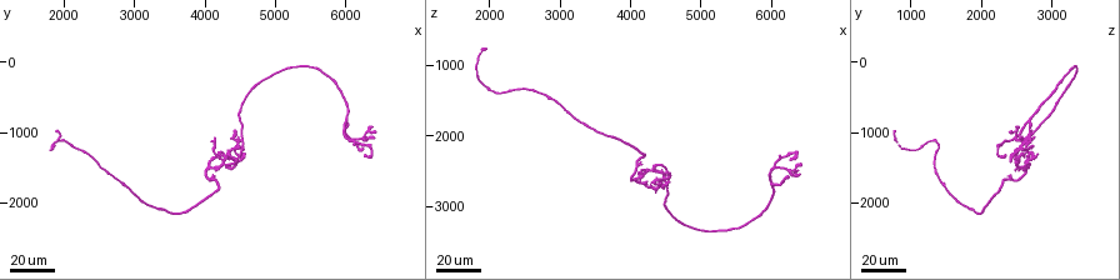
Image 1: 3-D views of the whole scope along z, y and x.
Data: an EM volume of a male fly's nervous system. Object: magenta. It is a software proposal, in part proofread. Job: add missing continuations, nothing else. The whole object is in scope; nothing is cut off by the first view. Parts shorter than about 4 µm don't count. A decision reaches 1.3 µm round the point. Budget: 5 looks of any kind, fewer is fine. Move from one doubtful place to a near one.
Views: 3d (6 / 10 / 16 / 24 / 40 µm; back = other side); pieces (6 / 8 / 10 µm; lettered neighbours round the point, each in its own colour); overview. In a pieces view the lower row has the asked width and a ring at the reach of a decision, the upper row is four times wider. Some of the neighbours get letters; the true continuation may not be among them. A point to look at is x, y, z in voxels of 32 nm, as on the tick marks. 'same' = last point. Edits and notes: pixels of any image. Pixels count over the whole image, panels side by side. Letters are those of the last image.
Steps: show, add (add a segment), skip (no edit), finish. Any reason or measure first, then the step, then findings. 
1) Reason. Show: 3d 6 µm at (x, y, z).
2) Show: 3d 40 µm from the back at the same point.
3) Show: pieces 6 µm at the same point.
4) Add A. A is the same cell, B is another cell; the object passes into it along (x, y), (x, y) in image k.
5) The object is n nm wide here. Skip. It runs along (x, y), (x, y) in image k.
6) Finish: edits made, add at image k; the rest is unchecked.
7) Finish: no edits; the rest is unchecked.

Tapers out. Show: 3d 24 µm at (4550, 1200, 2650).

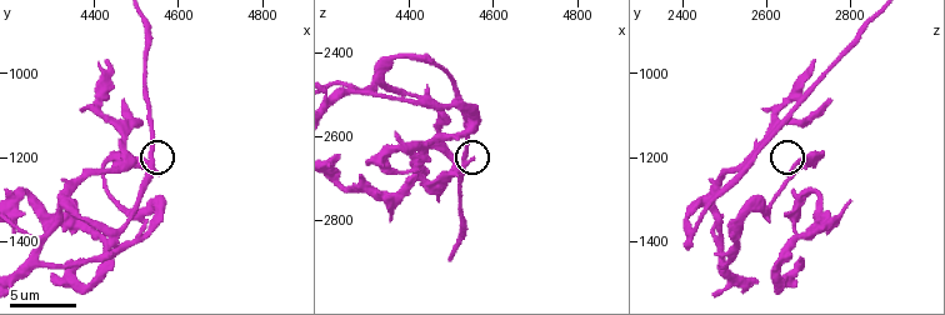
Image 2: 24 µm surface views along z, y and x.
Show: pieces 10 µm at (4555, 1235, 2650).

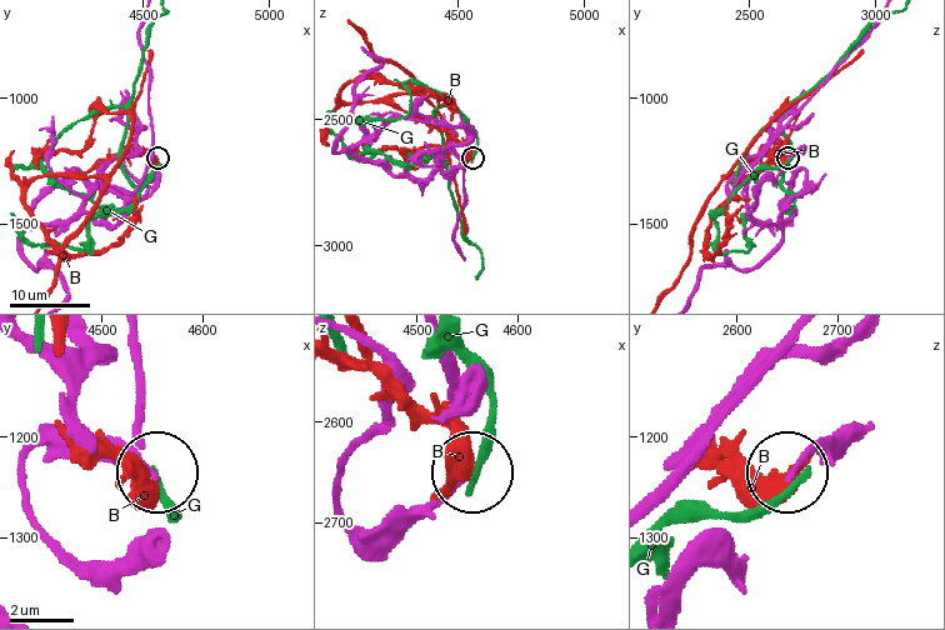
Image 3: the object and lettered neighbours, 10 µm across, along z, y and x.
Skip. B and G are other cells; it runs along (143, 560), (65, 551), (25, 463), (114, 439), (151, 469) in image 3; no lettered segment goes on from it.

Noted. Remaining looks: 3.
Show: 3d 24 µm at (4150, 1550, 2500).

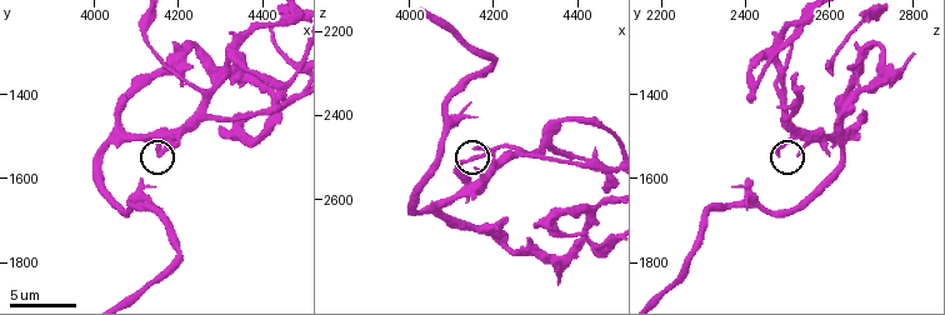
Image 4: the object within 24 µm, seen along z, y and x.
Show: pieces 8 µm at (4155, 1545, 2475).

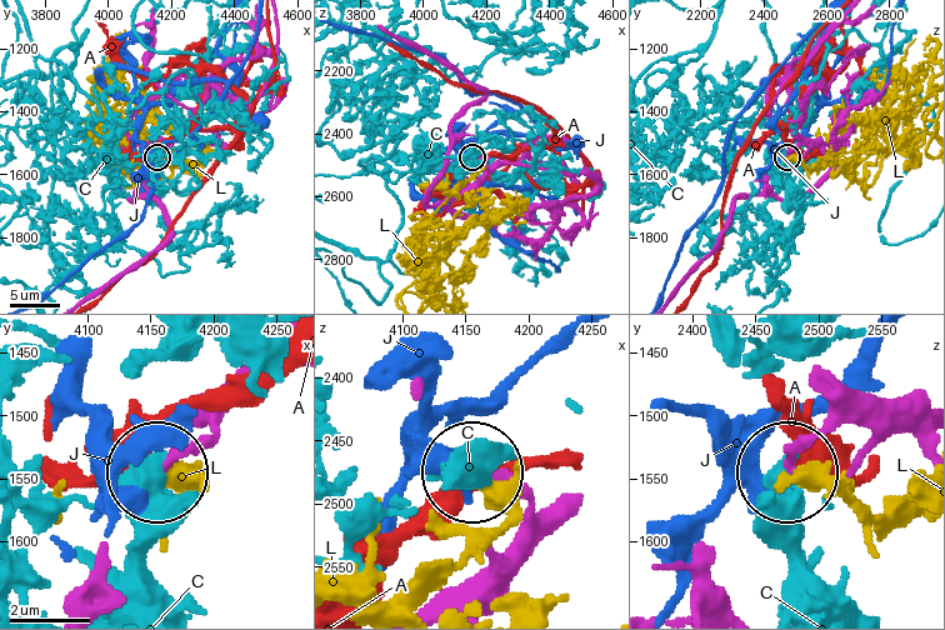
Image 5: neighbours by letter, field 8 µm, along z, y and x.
Skip. A, C, J and L are other cells; it runs along (828, 413), (794, 450), (791, 470) in image 5; none of them fits.

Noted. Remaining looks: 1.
Finish: no edits; the rest is unchecked.

